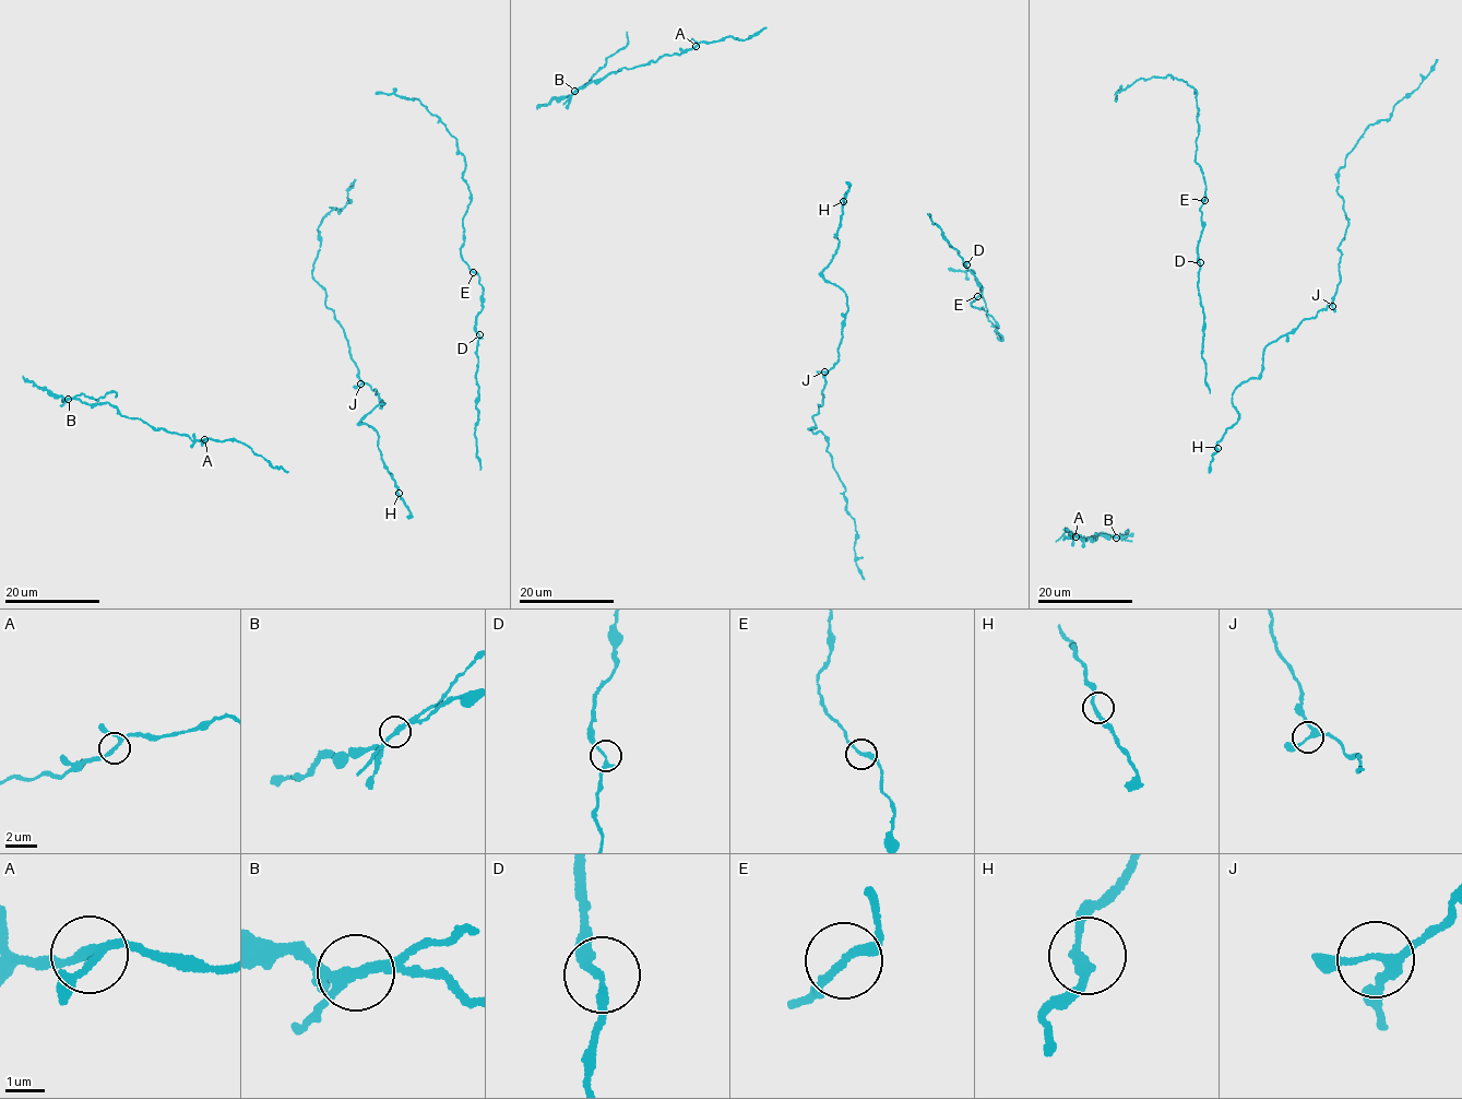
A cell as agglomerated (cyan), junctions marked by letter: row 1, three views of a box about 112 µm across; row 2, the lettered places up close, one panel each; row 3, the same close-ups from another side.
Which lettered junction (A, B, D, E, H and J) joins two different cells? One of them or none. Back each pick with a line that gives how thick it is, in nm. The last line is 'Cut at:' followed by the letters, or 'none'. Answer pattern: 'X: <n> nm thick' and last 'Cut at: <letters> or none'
B: 200 nm thick
Cut at: B

